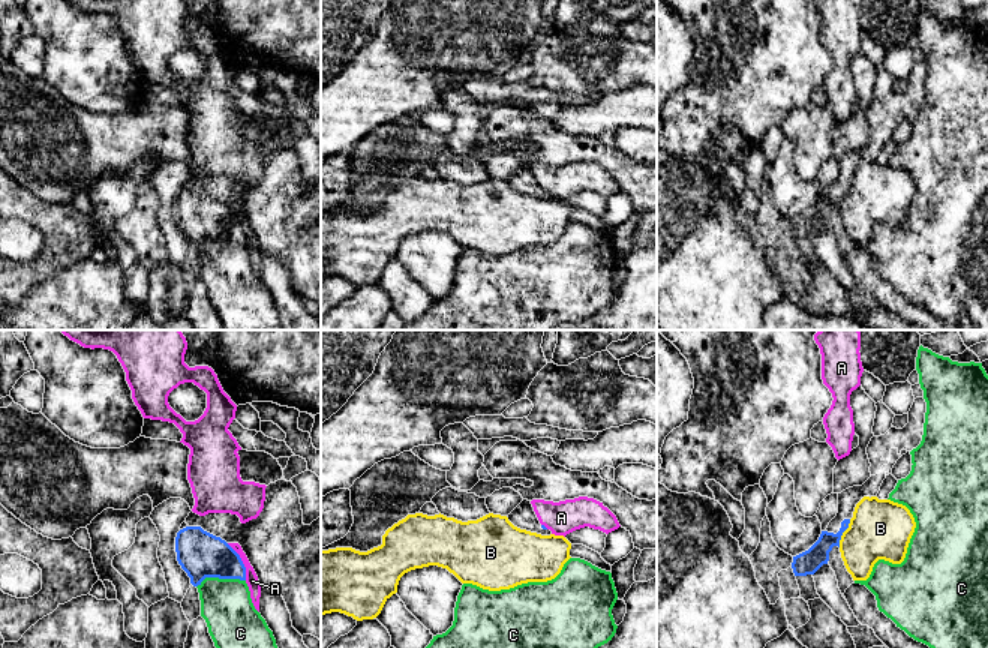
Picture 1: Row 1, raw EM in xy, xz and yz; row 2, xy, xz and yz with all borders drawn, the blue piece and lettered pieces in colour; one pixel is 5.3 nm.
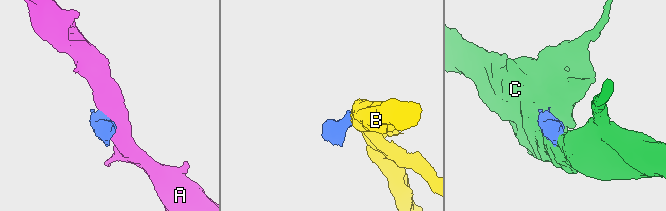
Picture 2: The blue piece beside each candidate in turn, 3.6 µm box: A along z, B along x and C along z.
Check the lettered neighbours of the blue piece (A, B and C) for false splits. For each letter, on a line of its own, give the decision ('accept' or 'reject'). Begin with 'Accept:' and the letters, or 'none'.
Accept: none
A: reject
B: reject
C: reject

